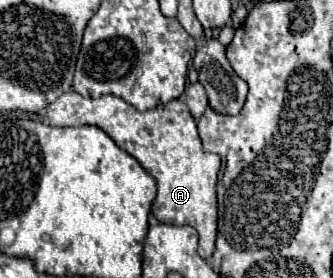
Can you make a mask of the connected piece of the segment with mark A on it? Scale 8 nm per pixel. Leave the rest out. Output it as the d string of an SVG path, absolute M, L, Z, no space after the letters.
M67 91L47 107L47 119L53 127L95 125L103 129L117 143L117 147L133 155L141 167L157 181L157 197L151 207L155 219L167 225L195 227L199 233L197 253L203 259L209 259L213 255L217 235L215 185L221 159L215 153L203 151L197 123L181 99L141 113L115 95L101 95L93 99L81 97L75 91Z

